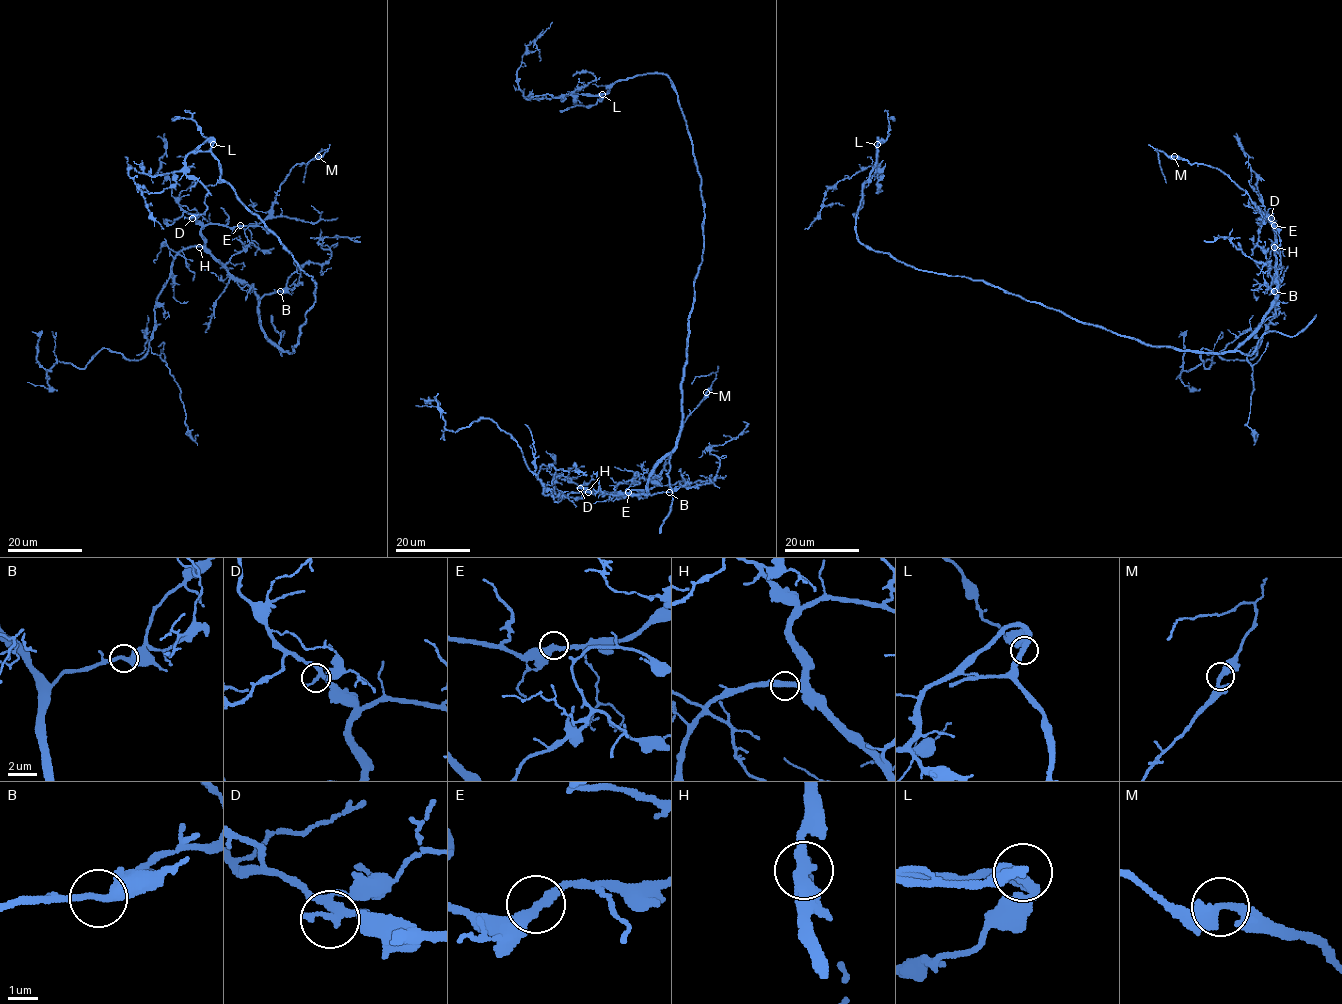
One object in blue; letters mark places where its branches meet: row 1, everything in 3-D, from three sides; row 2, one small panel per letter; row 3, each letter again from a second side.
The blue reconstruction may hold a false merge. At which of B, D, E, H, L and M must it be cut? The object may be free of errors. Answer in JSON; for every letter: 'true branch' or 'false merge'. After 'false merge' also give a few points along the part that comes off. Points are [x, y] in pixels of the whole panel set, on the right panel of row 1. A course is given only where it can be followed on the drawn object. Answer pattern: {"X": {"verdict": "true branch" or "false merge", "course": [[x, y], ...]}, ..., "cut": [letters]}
{"B": {"verdict": "true branch"}, "D": {"verdict": "true branch"}, "E": {"verdict": "true branch"}, "H": {"verdict": "true branch"}, "L": {"verdict": "true branch"}, "M": {"verdict": "true branch"}, "cut": []}

